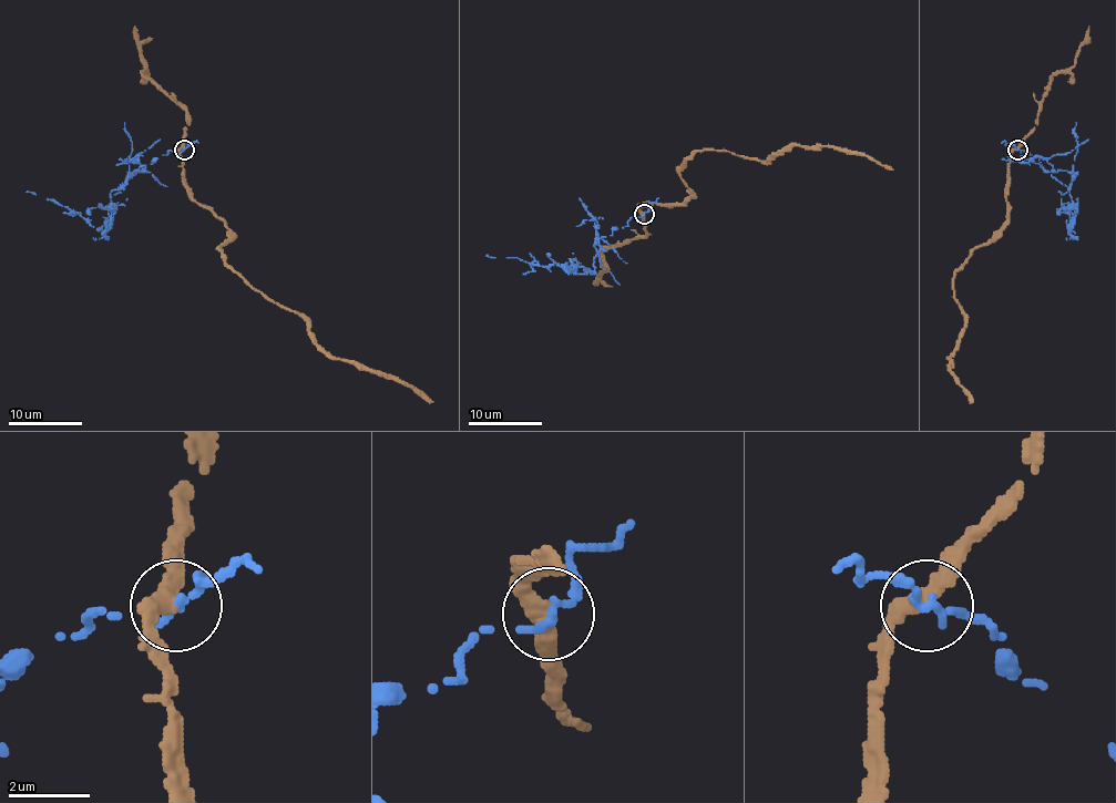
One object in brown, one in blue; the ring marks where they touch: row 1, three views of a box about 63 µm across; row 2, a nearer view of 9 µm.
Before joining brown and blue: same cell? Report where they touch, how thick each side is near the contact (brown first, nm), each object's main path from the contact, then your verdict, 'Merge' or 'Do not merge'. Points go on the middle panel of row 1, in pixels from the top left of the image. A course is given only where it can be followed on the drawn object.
Place: (644, 214). Thickness 360 nm (brown) against 320 nm. Course of brown: (644, 214), (681, 204), (679, 173), (698, 151), (766, 162), (795, 145), (839, 146), (892, 170). Course of blue: (644, 214), (600, 242), (592, 271), (487, 254). Do not merge

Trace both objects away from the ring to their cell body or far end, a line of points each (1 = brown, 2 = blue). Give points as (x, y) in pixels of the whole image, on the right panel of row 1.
1: (1017, 147), (1006, 192), (1007, 220), (954, 274), (954, 296), (965, 322), (949, 357), (950, 370), (973, 401)
2: (1017, 150), (1030, 155), (1045, 170), (1075, 174), (1070, 185), (1075, 218), (1067, 227), (1070, 213), (1057, 191)

